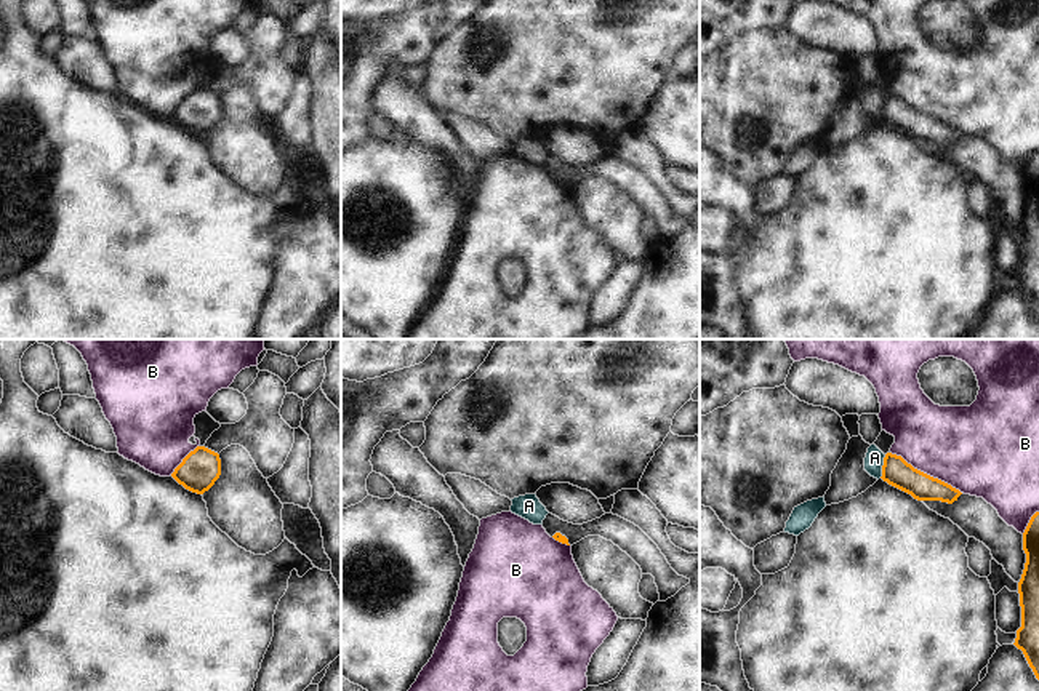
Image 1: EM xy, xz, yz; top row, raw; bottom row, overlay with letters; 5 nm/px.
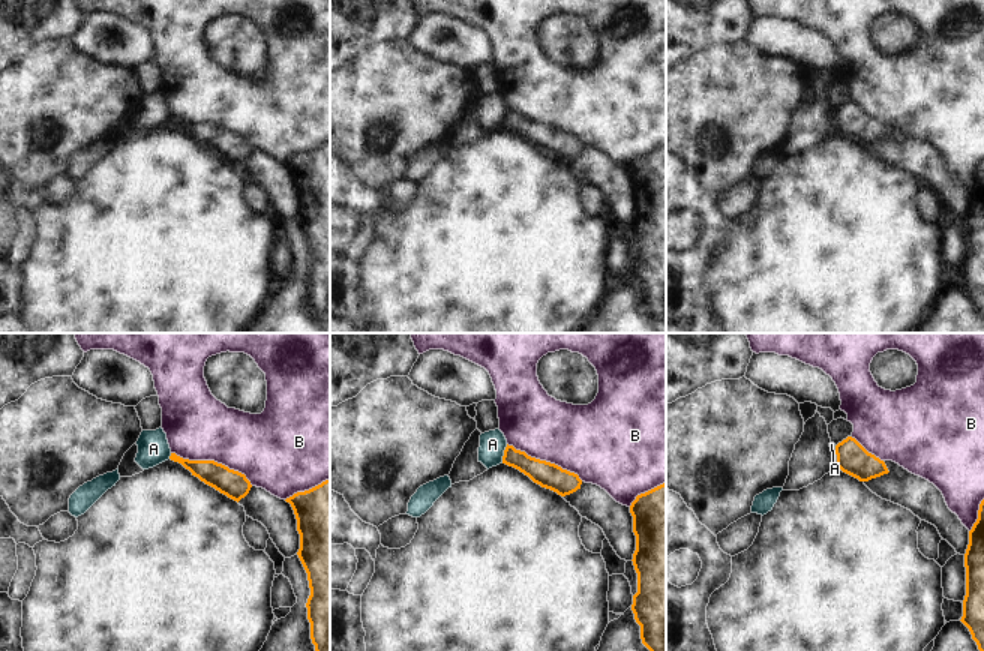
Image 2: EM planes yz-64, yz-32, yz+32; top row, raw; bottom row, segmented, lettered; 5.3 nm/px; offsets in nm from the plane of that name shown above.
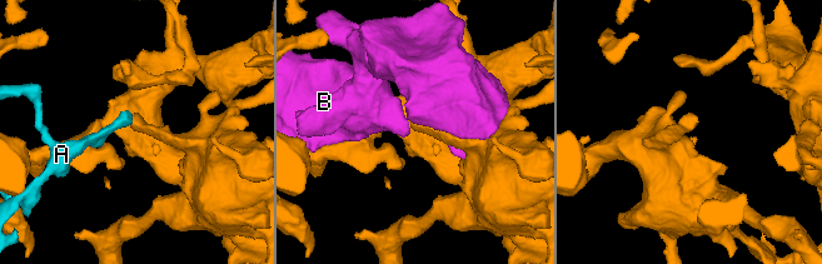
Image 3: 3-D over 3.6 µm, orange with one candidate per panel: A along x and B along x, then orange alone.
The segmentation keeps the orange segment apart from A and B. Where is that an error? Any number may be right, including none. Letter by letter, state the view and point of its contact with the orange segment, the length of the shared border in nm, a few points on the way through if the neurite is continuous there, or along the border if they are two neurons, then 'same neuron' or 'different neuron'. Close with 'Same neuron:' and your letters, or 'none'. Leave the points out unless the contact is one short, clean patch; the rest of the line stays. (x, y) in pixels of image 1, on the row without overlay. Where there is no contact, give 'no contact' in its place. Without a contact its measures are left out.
A: meets orange in yz at (882, 107); contact 120 nm long; border along yz (886, 96), (879, 119); different neuron
B: meets orange in yz at (926, 115); contact 420 nm long; different neuron
Same neuron: none

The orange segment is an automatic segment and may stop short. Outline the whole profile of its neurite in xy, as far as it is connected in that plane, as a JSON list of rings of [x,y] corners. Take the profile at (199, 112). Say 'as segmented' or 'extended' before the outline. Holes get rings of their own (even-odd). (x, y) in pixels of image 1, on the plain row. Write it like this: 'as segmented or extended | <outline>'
as segmented | [[[205,88],[191,93],[171,115],[179,126],[197,136],[208,133],[219,117],[219,96]]]

